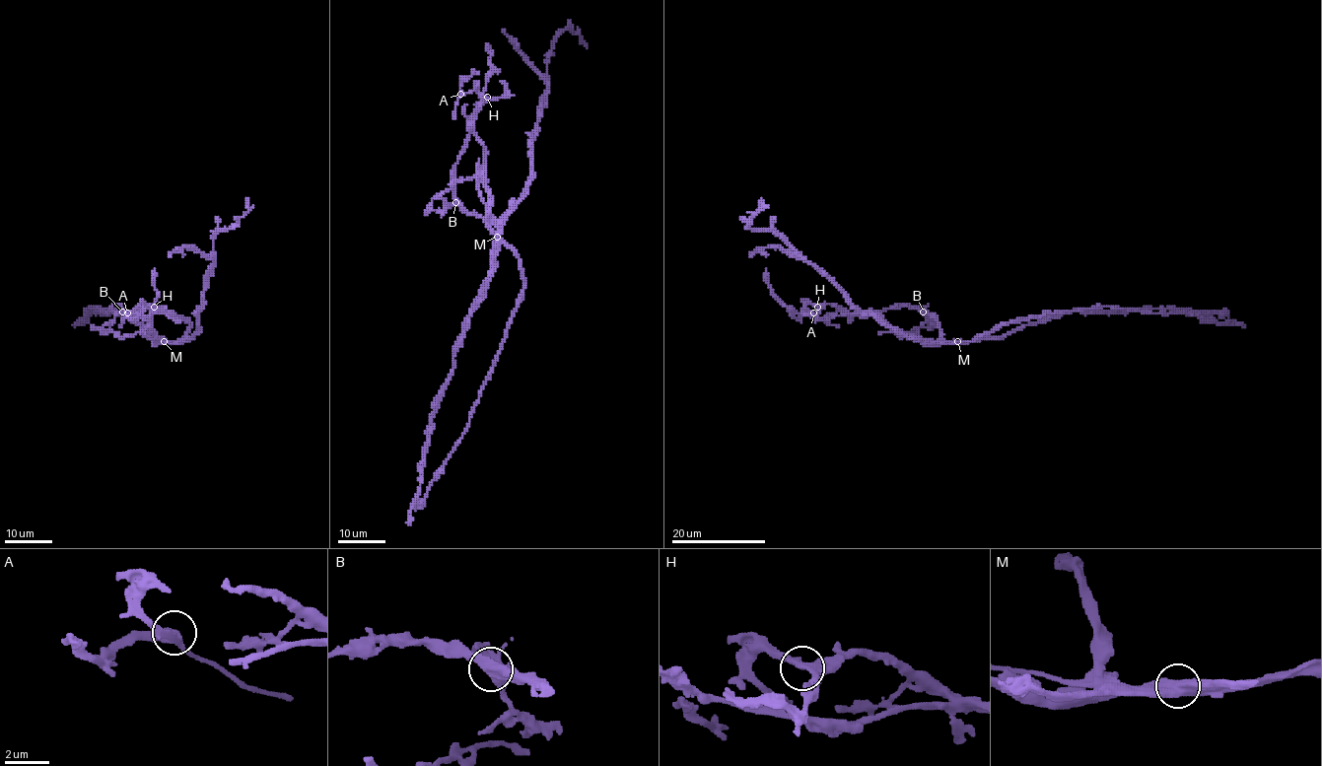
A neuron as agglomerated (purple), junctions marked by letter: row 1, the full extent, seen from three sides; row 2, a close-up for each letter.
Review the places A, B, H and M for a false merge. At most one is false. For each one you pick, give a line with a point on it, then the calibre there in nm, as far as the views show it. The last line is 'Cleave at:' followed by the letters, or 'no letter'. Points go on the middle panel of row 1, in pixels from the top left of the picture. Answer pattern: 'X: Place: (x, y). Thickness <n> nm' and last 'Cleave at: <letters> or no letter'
M: Place: (497, 237). Thickness 500 nm
Cleave at: M

